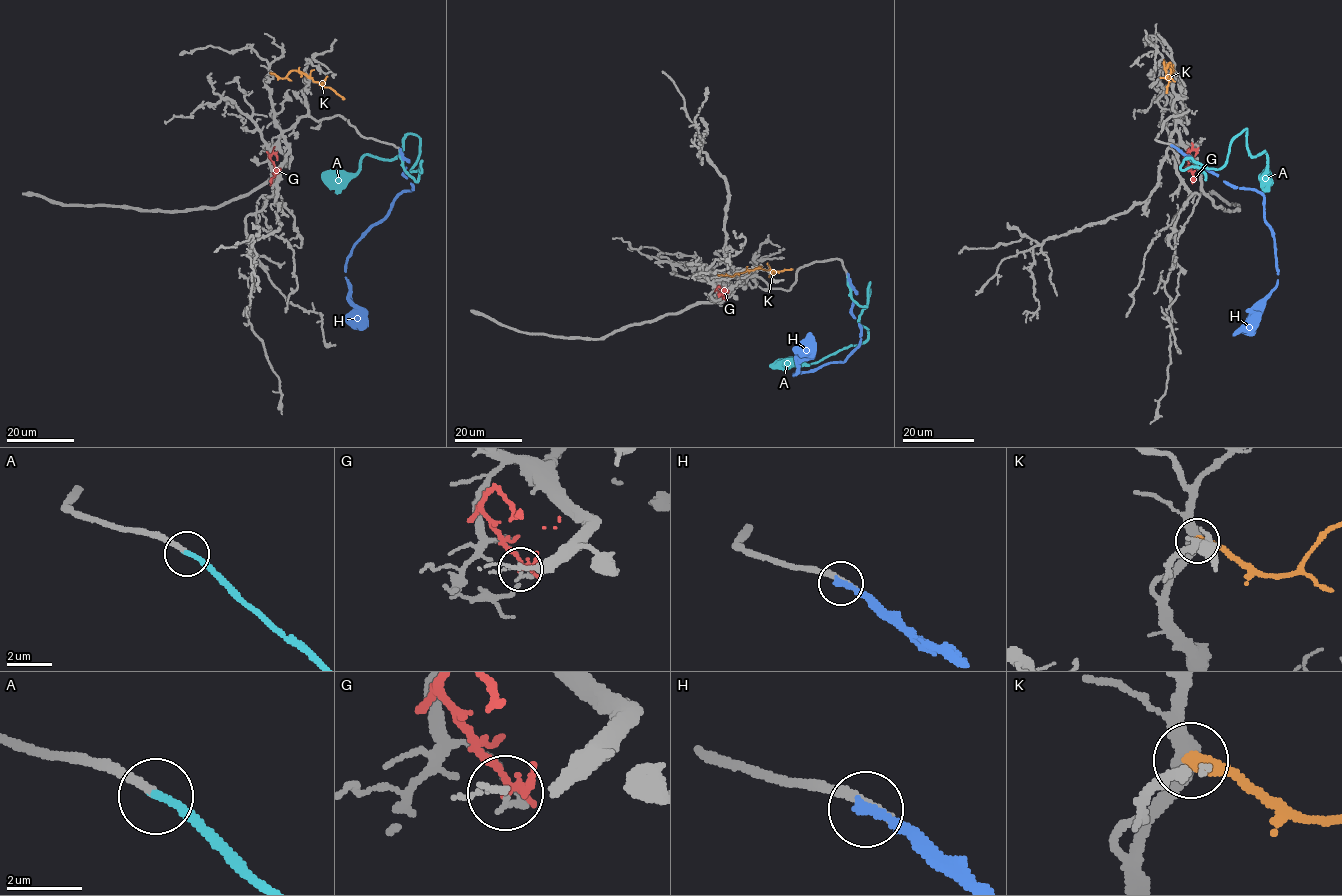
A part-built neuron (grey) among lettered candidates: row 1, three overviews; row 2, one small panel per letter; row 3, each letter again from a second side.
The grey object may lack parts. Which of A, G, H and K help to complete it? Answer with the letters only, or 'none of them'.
A

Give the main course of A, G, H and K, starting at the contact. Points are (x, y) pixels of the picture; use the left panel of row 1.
A: (399, 150), (417, 181), (420, 138), (410, 133), (393, 159), (365, 155), (355, 173), (322, 179)
G: (274, 154), (269, 155), (274, 165), (270, 185)
H: (399, 149), (408, 162), (404, 175), (413, 189), (397, 197), (347, 258), (353, 321), (362, 330)
K: (270, 73), (284, 78), (292, 70), (303, 72), (344, 98)

